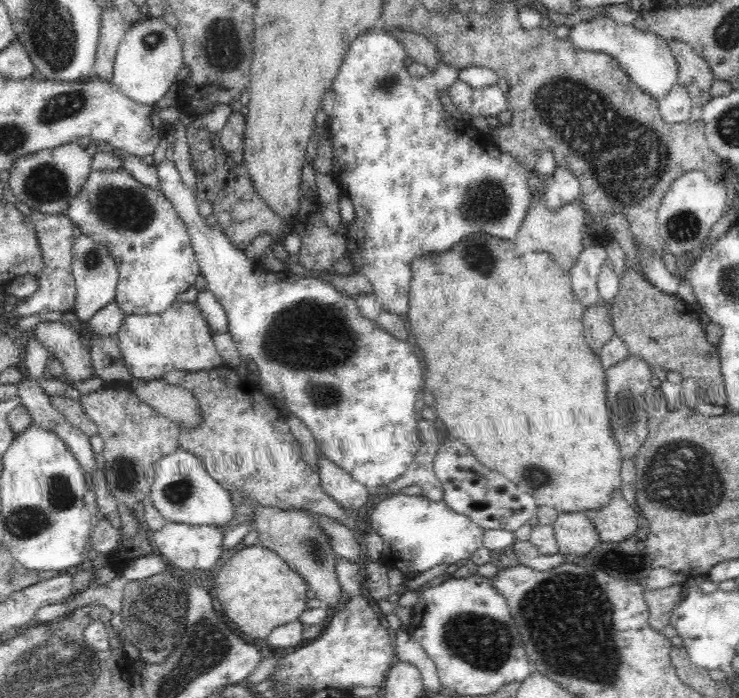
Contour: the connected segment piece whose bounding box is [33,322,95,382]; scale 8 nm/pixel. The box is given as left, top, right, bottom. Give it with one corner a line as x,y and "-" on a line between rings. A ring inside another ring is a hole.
38,322
36,328
33,329
38,342
46,345
48,351
58,359
64,367
64,380
73,382
79,380
88,380
95,377
92,366
92,357
90,352
86,350
82,338
70,326
62,324
62,322

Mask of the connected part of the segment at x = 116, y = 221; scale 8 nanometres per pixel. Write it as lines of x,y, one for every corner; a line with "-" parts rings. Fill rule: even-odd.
90,170
90,174
79,190
71,196
66,207
71,224
80,226
80,230
90,237
94,244
100,244
110,252
111,260
114,260
115,268
118,268
119,272
114,302
126,317
164,314
176,302
179,294
189,288
192,290
201,275
189,229
170,199
161,189
151,189
138,182
129,171

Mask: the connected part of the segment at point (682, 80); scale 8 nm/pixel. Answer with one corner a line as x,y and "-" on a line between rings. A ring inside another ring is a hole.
678,39
667,40
678,63
679,83
686,87
694,103
706,104
710,97
711,85
715,82
709,64
692,45

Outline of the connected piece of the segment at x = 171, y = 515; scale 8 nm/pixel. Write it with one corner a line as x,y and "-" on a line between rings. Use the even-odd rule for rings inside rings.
180,446
172,454
158,460
156,478
148,497
166,522
214,527
227,525
231,521
234,516
234,505
229,492
206,472
202,459

